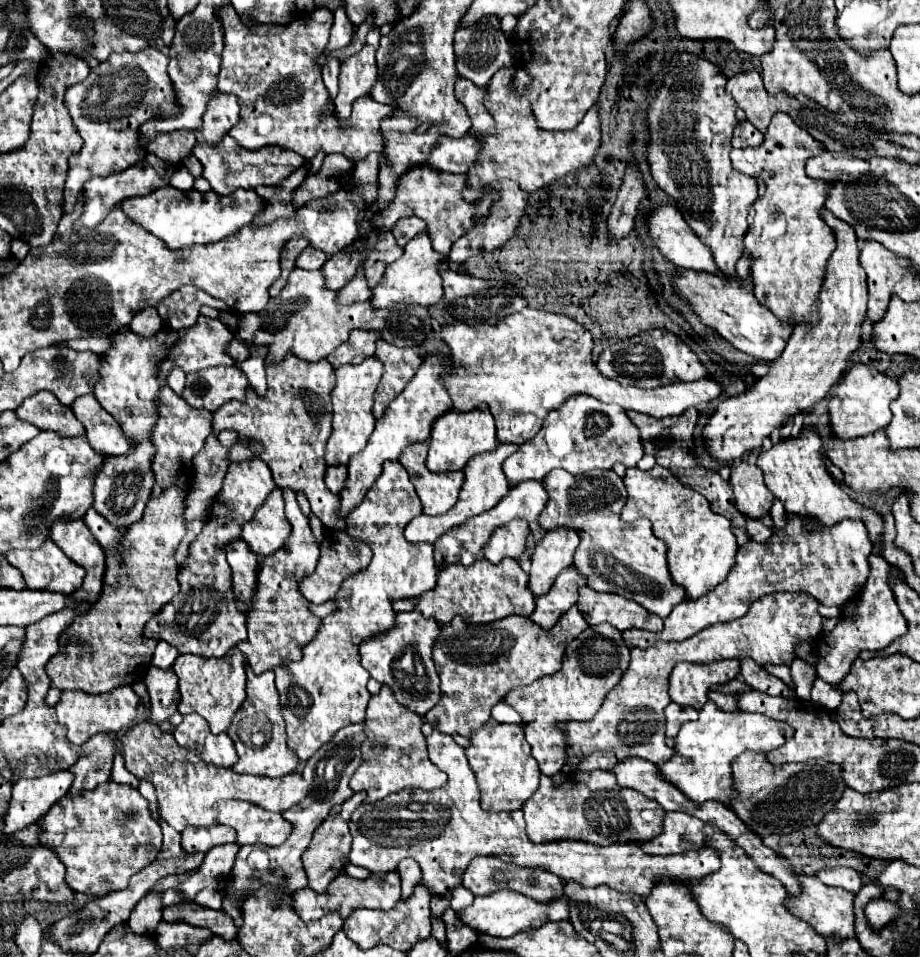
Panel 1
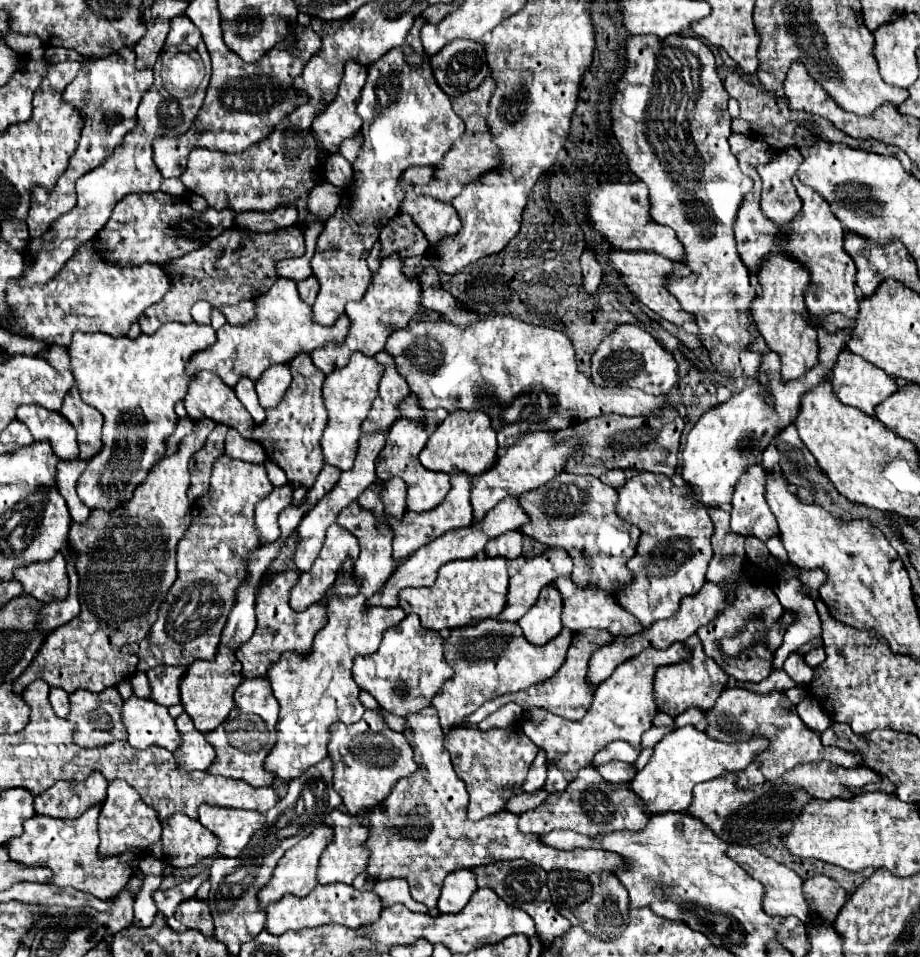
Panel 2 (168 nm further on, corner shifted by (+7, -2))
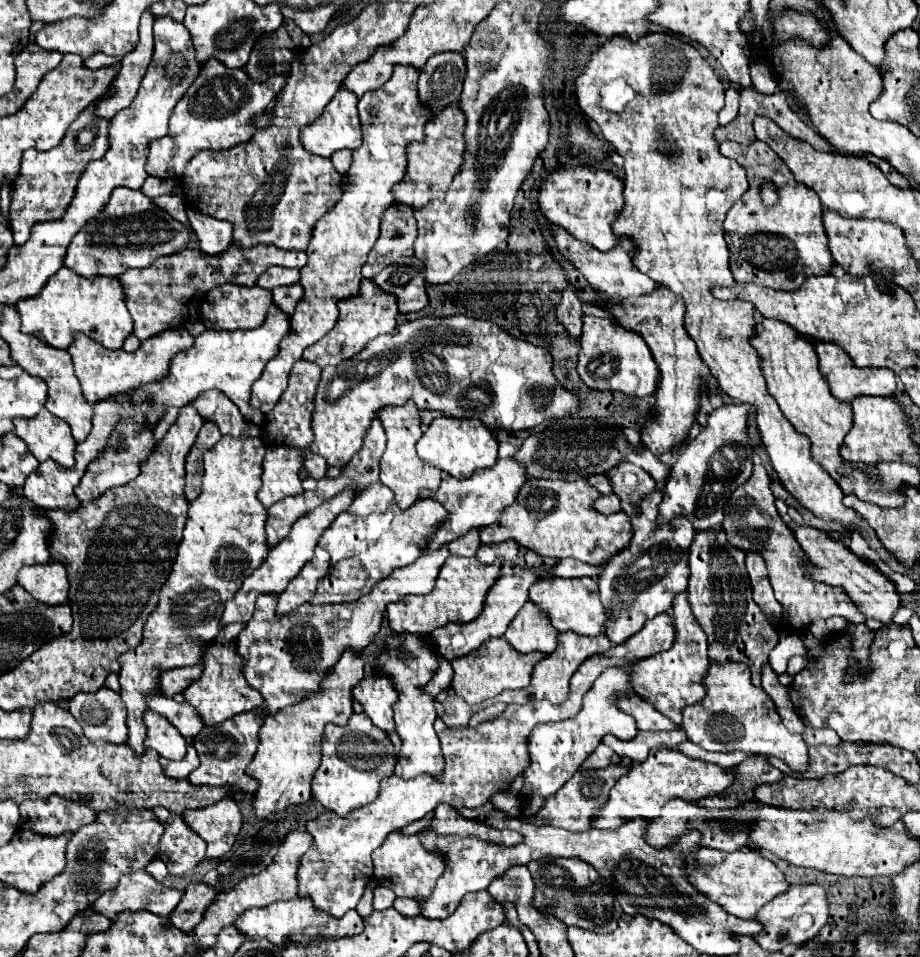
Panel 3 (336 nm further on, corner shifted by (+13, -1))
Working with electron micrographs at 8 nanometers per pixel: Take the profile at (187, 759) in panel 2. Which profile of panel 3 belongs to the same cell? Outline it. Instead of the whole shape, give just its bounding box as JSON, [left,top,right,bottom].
[160,743,200,779]

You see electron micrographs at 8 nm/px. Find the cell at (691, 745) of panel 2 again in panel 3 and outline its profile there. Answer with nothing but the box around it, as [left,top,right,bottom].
[592,747,736,829]

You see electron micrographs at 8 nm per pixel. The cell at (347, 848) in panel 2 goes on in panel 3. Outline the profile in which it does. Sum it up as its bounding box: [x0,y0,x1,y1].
[298,613,674,917]

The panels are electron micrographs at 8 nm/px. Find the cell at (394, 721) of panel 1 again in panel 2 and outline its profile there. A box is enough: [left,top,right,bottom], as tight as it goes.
[328,710,418,816]

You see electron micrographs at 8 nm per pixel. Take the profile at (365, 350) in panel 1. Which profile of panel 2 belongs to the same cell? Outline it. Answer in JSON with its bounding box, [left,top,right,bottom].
[312,256,420,374]

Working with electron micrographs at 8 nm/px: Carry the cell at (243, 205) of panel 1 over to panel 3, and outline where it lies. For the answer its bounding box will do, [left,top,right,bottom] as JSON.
[64,187,196,277]

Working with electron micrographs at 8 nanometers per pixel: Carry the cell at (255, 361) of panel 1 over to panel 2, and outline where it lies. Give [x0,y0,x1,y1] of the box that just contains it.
[234,378,266,424]

